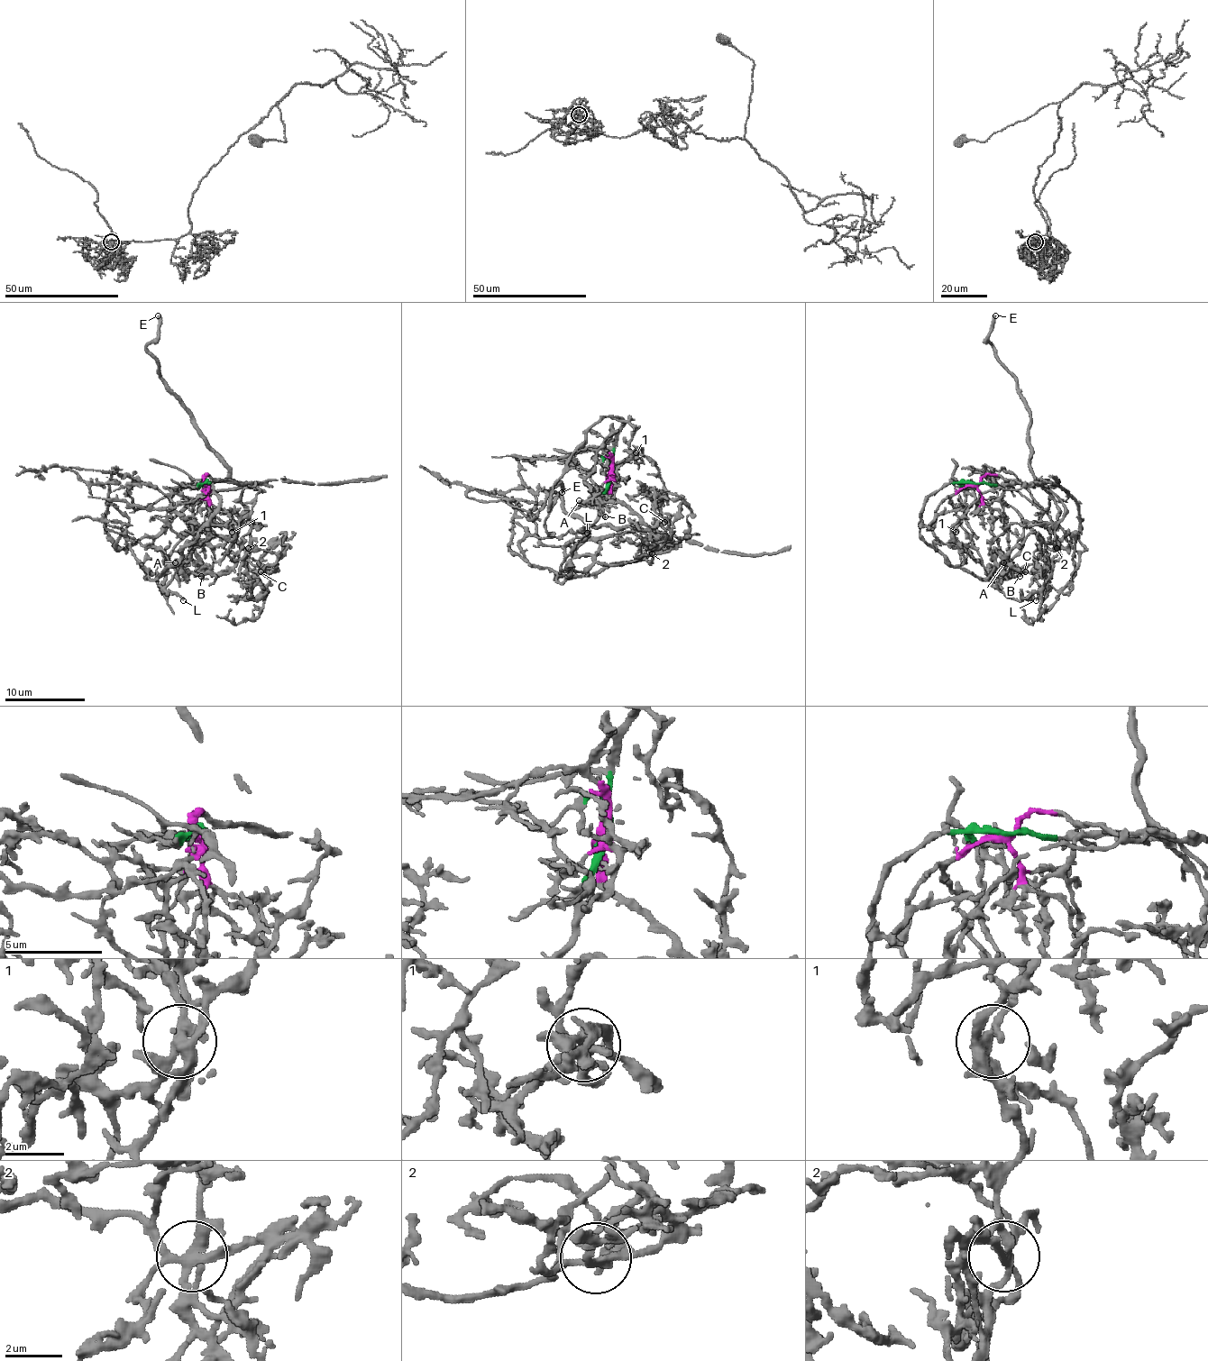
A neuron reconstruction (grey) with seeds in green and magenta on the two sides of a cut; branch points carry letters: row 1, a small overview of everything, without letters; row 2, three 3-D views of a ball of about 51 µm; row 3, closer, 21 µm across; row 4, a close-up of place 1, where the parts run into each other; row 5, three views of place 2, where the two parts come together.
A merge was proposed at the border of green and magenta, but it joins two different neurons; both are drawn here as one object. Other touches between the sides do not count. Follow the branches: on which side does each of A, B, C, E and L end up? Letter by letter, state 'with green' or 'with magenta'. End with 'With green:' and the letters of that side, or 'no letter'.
A: with green
B: with green
C: with green
E: with green
L: with green
With green: A, B, C, E, L

